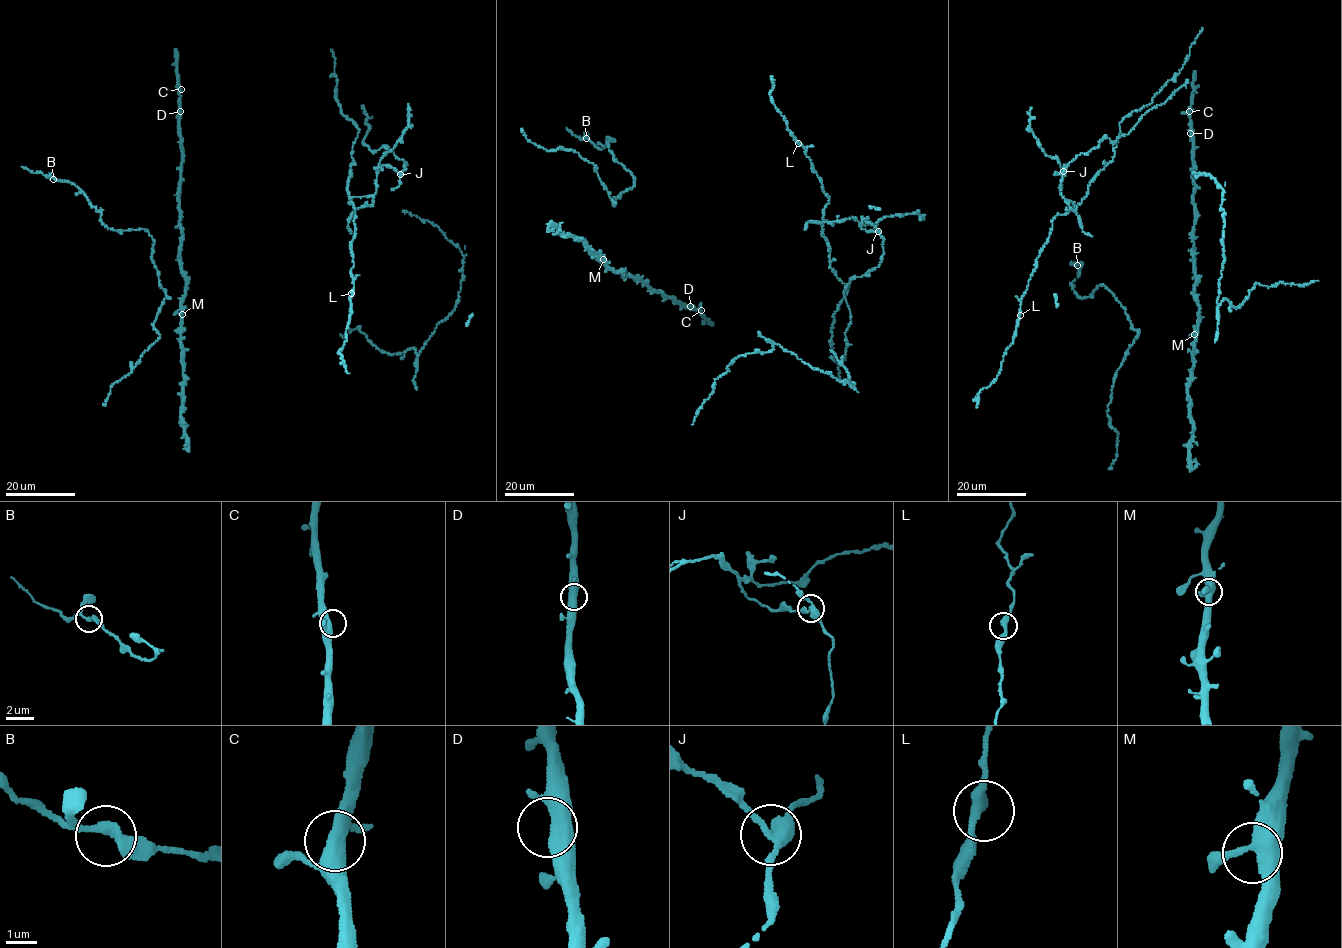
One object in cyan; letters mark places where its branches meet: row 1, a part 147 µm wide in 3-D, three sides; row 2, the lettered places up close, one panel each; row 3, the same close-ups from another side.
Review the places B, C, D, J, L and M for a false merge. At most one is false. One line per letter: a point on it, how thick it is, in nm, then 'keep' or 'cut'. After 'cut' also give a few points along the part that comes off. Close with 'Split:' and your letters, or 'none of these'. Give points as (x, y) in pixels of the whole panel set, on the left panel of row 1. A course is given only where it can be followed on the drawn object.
B: (53, 179) | 260 nm | keep
C: (181, 89) | 420 nm | keep
D: (180, 111) | 440 nm | keep
J: (400, 174) | 320 nm | cut | (400, 175), (385, 165), (377, 168), (378, 171), (379, 163), (408, 125), (409, 103)
L: (351, 293) | 320 nm | keep
M: (182, 314) | 440 nm | keep
Split: J

